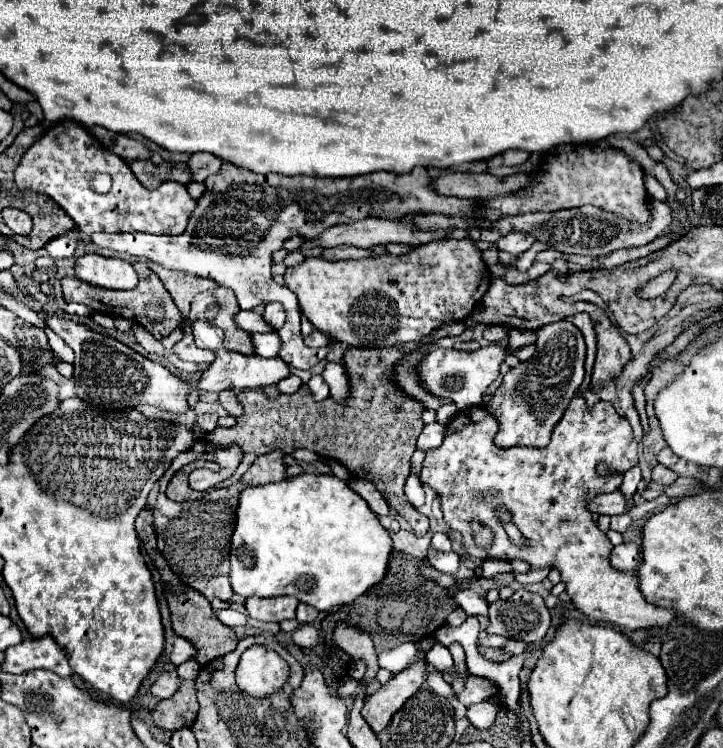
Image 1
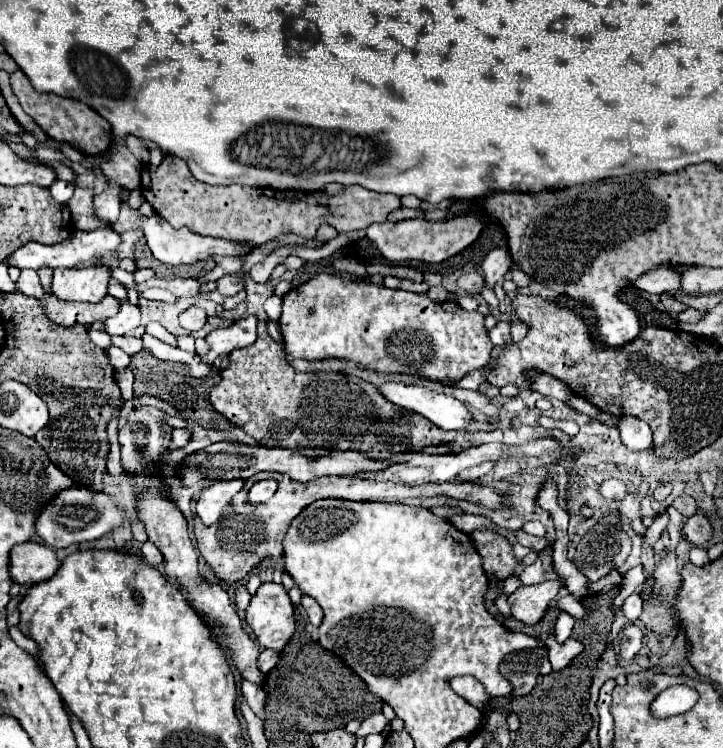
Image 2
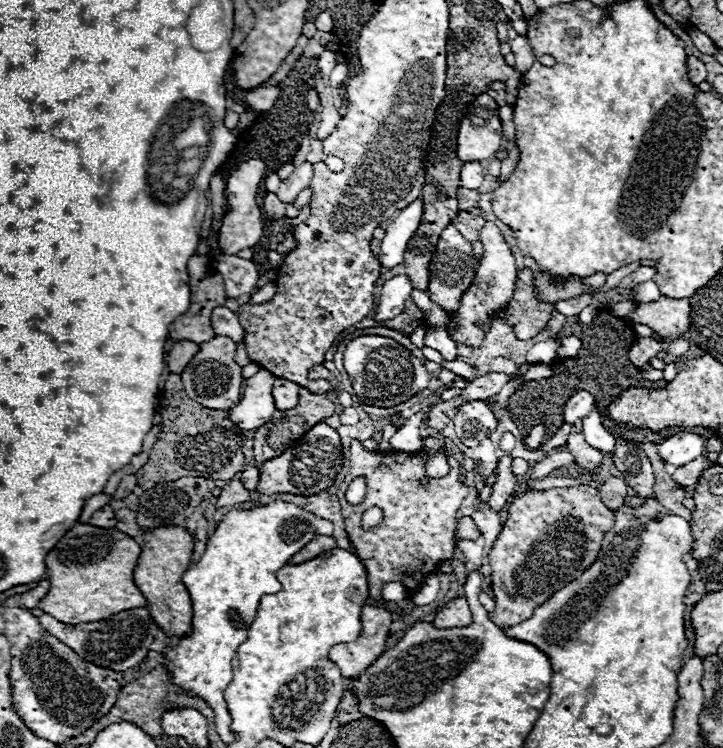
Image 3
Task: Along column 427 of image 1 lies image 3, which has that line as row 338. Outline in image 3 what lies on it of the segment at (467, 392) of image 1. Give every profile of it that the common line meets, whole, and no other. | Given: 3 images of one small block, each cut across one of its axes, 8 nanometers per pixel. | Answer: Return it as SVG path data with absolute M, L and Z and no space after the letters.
M358 336L350 340L344 350L344 368L360 402L380 408L404 404L412 396L420 394L424 388L428 388L432 380L424 364L416 356L412 356L408 348L384 336Z

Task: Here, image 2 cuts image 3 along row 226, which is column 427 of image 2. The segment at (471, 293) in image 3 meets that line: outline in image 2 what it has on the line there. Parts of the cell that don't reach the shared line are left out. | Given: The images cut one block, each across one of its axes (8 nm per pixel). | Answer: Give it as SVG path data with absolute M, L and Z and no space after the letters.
M280 476L276 494L262 504L240 504L224 518L220 518L212 526L200 524L200 518L194 520L196 524L196 540L198 550L204 556L206 564L212 568L216 580L220 582L240 582L246 578L264 558L280 558L282 556L282 540L290 526L290 522L312 502L322 498L342 498L342 500L356 500L356 502L398 502L404 498L428 498L428 496L450 496L454 500L468 500L474 504L482 504L490 510L504 510L508 508L506 496L502 496L492 486L482 486L474 482L444 482L444 484L394 484L394 482L374 482L350 476L322 476L310 482L294 482L288 476Z

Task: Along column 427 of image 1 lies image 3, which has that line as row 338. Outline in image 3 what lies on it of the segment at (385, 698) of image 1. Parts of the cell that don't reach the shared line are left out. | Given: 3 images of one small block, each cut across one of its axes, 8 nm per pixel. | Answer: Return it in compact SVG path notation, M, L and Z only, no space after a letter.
M664 296L652 304L636 304L636 308L627 316L634 324L646 324L660 338L678 338L690 328L690 302Z

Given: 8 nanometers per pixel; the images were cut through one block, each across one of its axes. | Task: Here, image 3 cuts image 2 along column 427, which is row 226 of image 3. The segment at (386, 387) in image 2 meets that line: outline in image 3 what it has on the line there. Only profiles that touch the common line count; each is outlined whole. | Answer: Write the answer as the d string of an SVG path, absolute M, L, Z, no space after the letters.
M422 198L408 204L404 210L398 212L398 216L388 224L386 236L380 244L380 264L384 268L398 266L404 260L404 250L412 238L412 234L418 230L422 218Z

